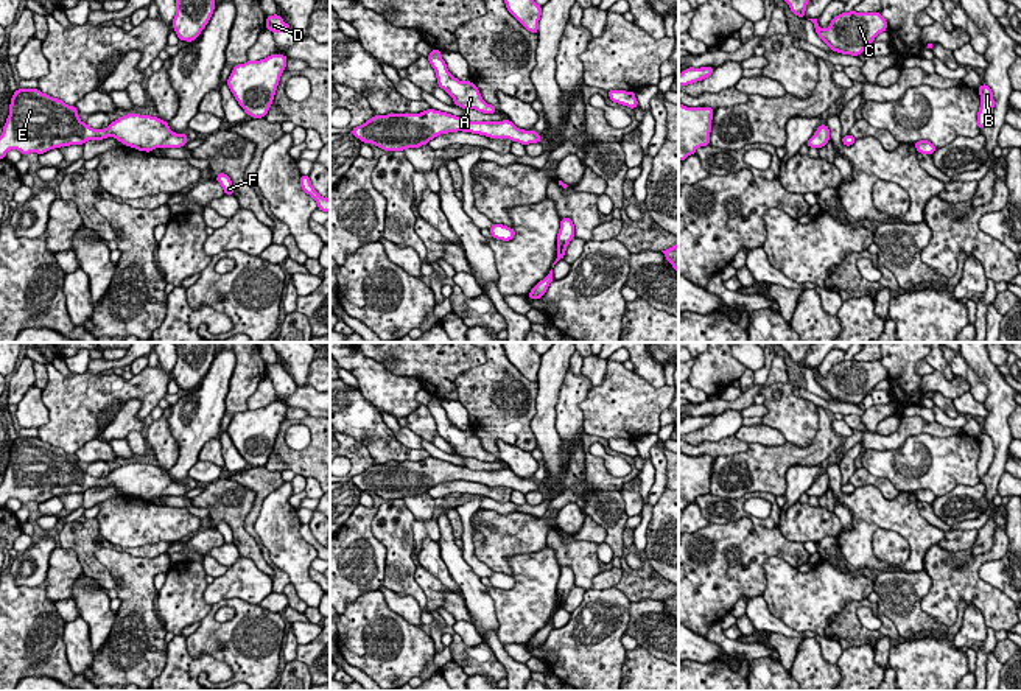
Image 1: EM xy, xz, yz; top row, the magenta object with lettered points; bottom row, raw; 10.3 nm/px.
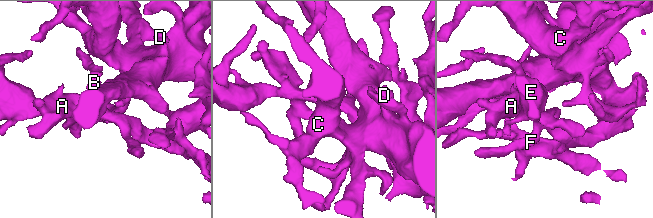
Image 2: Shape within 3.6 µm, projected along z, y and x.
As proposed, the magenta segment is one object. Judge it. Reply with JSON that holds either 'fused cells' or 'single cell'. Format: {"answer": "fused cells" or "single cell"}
{"answer": "single cell"}

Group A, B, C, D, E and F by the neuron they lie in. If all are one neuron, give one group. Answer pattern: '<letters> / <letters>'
A B C D E F

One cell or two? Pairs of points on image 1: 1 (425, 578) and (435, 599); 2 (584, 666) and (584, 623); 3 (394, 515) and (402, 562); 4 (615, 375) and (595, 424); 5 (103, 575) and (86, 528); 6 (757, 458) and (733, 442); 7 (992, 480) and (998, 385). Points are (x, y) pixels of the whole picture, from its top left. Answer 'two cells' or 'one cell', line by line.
1: one cell
2: one cell
3: one cell
4: one cell
5: one cell
6: two cells
7: one cell

